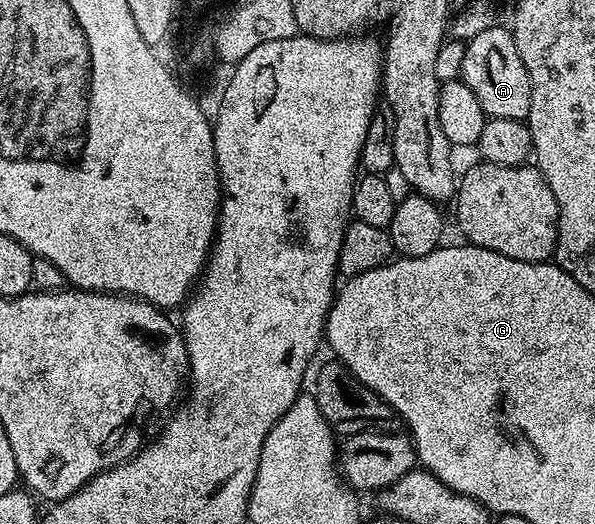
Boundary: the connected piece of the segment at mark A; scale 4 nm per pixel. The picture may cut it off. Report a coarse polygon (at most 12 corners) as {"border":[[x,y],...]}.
{"border":[[510,28],[467,42],[461,80],[488,118],[529,115]]}

